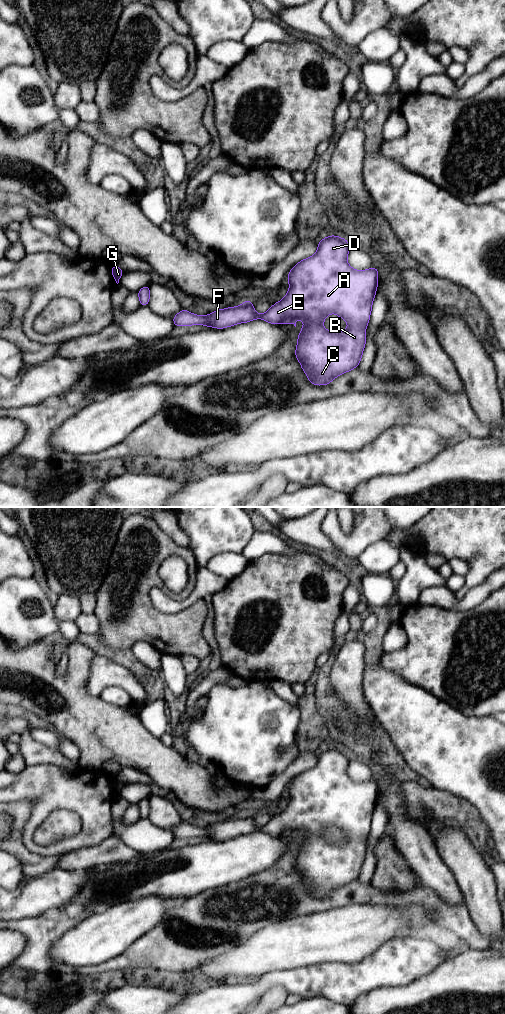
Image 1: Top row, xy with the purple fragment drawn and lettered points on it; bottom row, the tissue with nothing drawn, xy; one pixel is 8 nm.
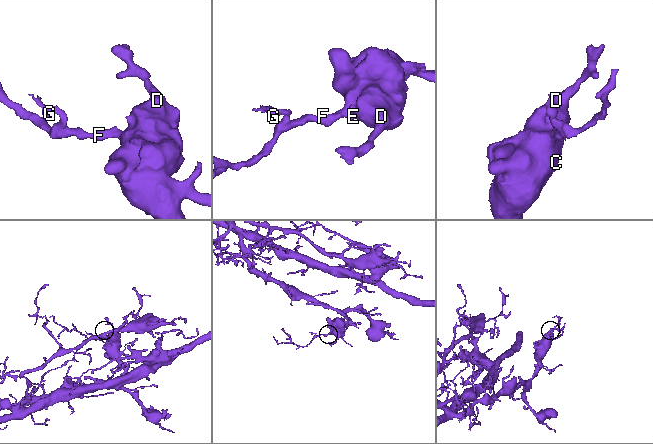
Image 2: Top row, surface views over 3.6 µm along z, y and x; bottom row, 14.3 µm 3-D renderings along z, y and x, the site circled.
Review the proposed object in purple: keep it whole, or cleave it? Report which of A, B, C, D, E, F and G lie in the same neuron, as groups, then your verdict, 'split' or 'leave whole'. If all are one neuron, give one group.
A B C D E F G | leave whole

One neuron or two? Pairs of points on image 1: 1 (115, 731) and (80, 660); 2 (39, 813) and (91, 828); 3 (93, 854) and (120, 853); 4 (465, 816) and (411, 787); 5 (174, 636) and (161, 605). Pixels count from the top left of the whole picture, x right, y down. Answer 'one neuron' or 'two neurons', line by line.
1: one neuron
2: one neuron
3: one neuron
4: one neuron
5: two neurons

